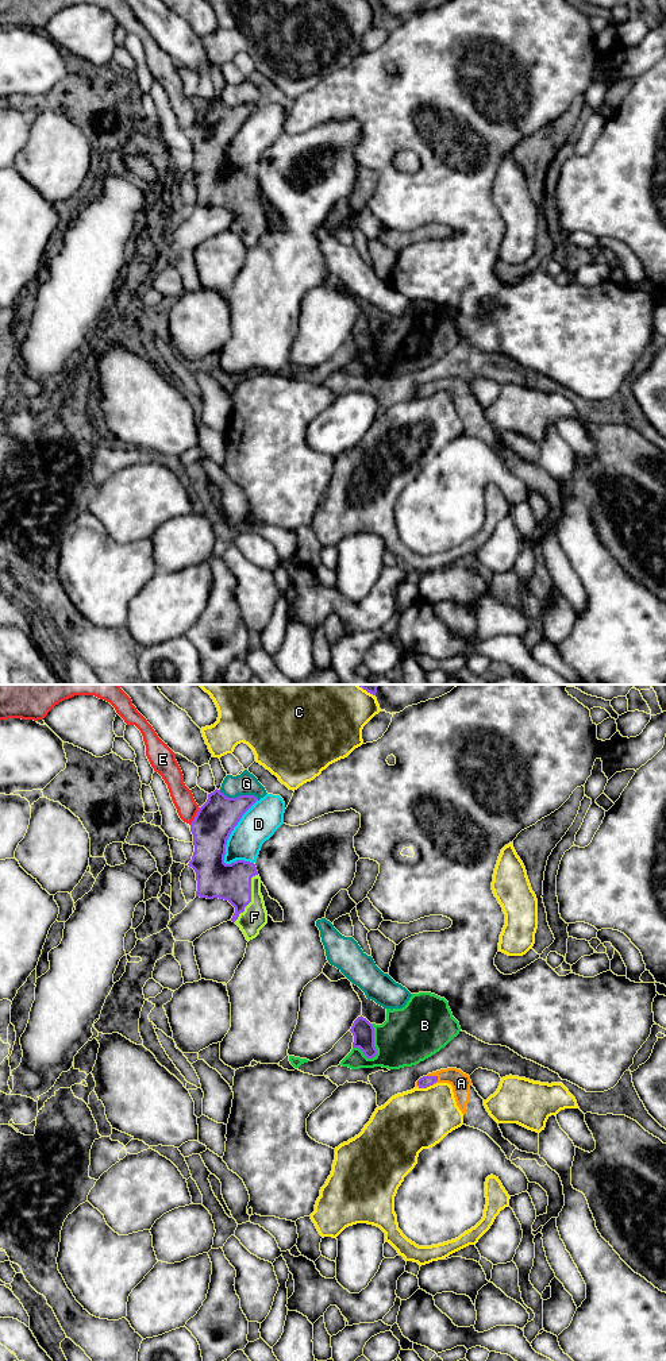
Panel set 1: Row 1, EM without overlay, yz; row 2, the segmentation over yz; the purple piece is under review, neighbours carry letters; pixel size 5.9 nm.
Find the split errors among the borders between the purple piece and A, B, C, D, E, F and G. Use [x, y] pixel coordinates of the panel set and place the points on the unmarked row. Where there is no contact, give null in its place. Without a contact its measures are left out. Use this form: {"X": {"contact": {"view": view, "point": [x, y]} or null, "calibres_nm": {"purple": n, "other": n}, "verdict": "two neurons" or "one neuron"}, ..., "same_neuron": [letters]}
{"A": {"contact": {"view": "yz", "point": [434, 385]}, "calibres_nm": {"purple": 70, "other": 120}, "verdict": "one neuron"}, "B": {"contact": {"view": "yz", "point": [373, 351]}, "calibres_nm": {"purple": 130, "other": 340}, "verdict": "two neurons"}, "C": {"contact": {"view": "yz", "point": [424, 396]}, "calibres_nm": {"purple": 70, "other": 360}, "verdict": "two neurons"}, "D": {"contact": {"view": "yz", "point": [231, 139]}, "calibres_nm": {"purple": 240, "other": 220}, "verdict": "two neurons"}, "E": {"contact": {"view": "yz", "point": [196, 124]}, "calibres_nm": {"purple": 240, "other": 130}, "verdict": "one neuron"}, "F": {"contact": {"view": "yz", "point": [250, 205]}, "calibres_nm": {"purple": 220, "other": 150}, "verdict": "one neuron"}, "G": {"contact": {"view": "yz", "point": [239, 104]}, "calibres_nm": {"purple": 240, "other": 140}, "verdict": "two neurons"}, "same_neuron": ["A", "E", "F"]}

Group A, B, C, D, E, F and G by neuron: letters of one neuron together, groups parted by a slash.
A E F / B / C / D / G

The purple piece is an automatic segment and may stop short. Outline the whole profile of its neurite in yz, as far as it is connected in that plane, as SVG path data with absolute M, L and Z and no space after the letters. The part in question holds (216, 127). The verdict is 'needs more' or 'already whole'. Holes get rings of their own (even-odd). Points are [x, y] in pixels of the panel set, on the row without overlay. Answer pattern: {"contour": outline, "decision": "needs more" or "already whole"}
{"contour": "M220 99L208 103L207 111L199 117L190 132L195 161L189 176L196 181L196 205L207 208L224 208L234 216L231 227L243 240L247 250L255 247L259 239L267 232L267 220L261 203L261 186L254 171L236 169L231 173L224 171L227 149L242 124L258 109L254 104L226 105Z", "decision": "needs more"}

